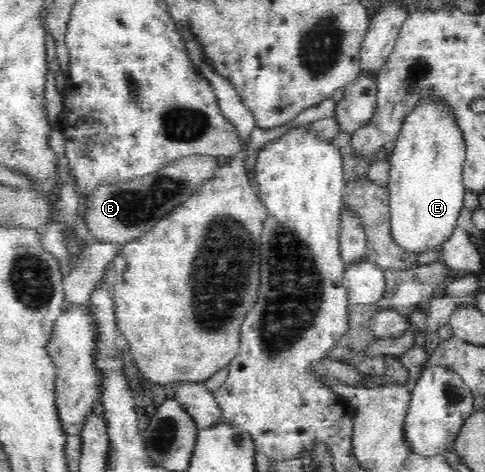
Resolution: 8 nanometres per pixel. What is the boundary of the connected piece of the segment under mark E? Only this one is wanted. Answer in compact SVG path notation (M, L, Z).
M422 95L414 104L414 108L406 114L399 129L395 146L387 158L390 162L388 192L392 237L397 245L405 250L424 252L441 251L443 244L457 229L457 219L464 207L466 189L462 180L462 172L466 159L466 144L460 125L457 124L455 112L452 112L448 101L437 95Z

